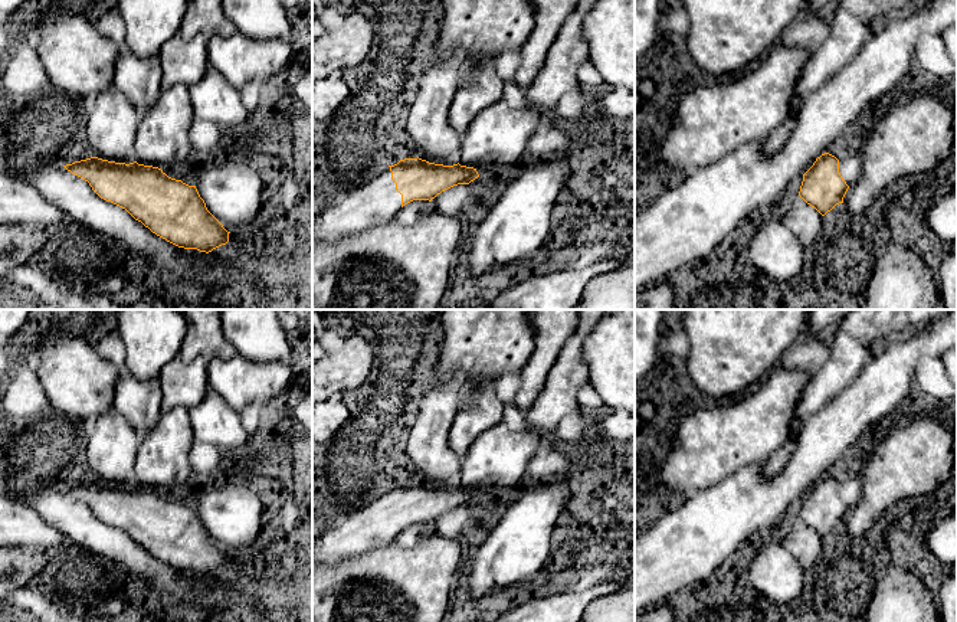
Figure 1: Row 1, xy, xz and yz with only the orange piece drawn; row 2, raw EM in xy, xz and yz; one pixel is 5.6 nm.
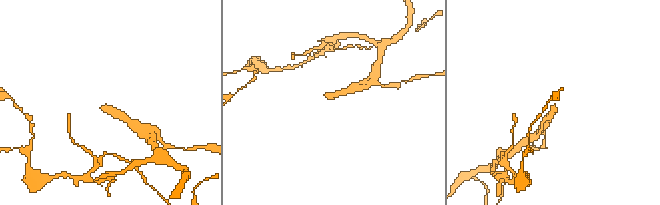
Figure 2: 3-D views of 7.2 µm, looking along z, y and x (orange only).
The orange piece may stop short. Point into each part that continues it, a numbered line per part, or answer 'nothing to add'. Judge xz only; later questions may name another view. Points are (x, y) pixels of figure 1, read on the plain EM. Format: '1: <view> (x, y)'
1: xz (377, 523)

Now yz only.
nothing to add

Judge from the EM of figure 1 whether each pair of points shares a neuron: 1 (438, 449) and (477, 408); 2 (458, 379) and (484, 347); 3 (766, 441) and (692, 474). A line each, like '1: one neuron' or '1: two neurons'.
1: two neurons
2: two neurons
3: one neuron

